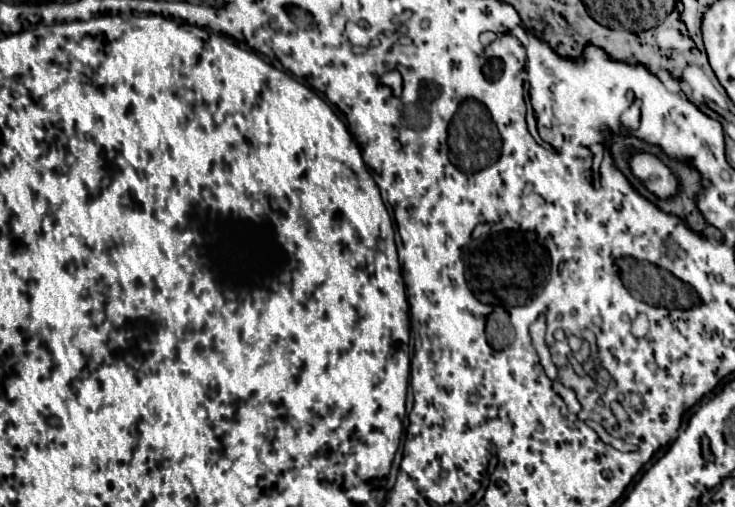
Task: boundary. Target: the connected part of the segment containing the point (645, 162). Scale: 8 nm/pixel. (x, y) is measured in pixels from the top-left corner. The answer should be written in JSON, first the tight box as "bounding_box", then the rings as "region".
{"bounding_box":[630,153,678,199],"region":[[[650,153],[632,155],[630,169],[654,195],[662,199],[674,195],[678,189],[678,181],[674,179],[672,171],[656,155]]]}

